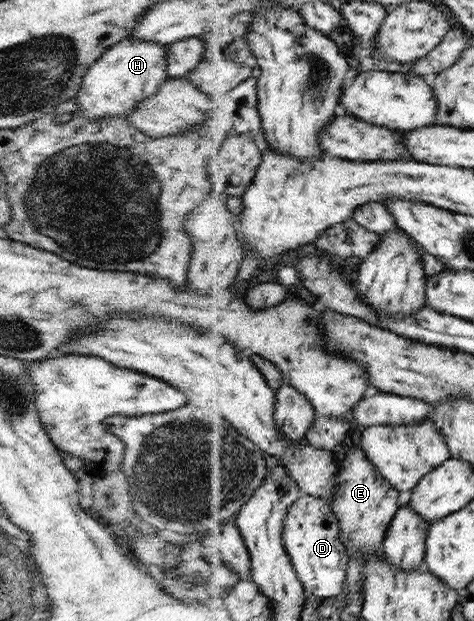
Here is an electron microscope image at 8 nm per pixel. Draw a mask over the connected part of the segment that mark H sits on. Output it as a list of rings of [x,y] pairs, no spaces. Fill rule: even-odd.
[[[127,37],[111,46],[95,65],[89,67],[83,77],[83,85],[74,97],[78,107],[83,109],[81,115],[89,121],[131,115],[143,99],[155,95],[163,80],[167,81],[170,77],[166,57],[165,45],[155,41]]]

